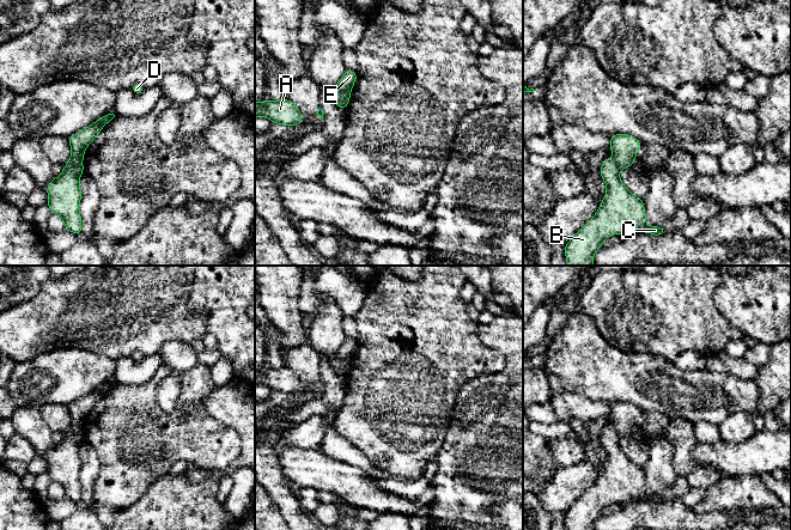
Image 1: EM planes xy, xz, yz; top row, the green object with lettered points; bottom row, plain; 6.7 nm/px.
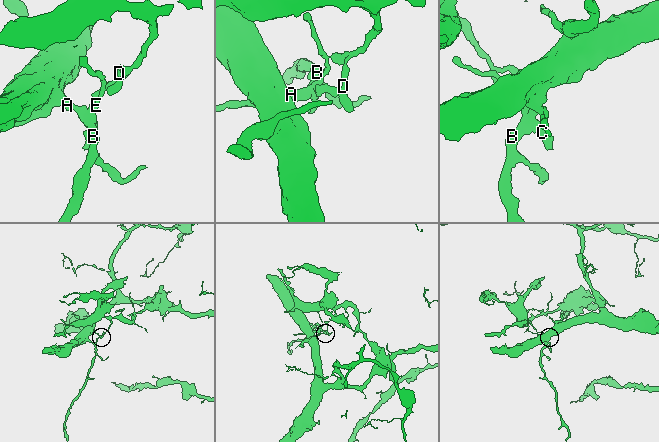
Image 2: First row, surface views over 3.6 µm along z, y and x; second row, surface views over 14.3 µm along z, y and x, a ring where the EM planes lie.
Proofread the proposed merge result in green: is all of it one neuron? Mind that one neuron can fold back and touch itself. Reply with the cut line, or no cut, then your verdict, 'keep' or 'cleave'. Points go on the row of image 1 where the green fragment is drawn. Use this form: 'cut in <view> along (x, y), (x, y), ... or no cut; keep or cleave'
cut in xy along (67, 164), (81, 165); cleave

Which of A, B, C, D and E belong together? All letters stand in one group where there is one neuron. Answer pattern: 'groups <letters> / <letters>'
groups A B C E / D

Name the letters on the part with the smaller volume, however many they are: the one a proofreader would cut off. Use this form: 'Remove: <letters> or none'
Remove: D

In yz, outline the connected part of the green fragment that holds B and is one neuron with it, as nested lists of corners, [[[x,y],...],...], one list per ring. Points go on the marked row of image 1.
[[[613,159],[602,163],[600,173],[607,184],[607,194],[597,213],[565,245],[568,266],[594,266],[592,256],[611,234],[628,230],[653,236],[667,233],[659,226],[647,226],[643,199],[635,197],[621,182],[619,166]]]

